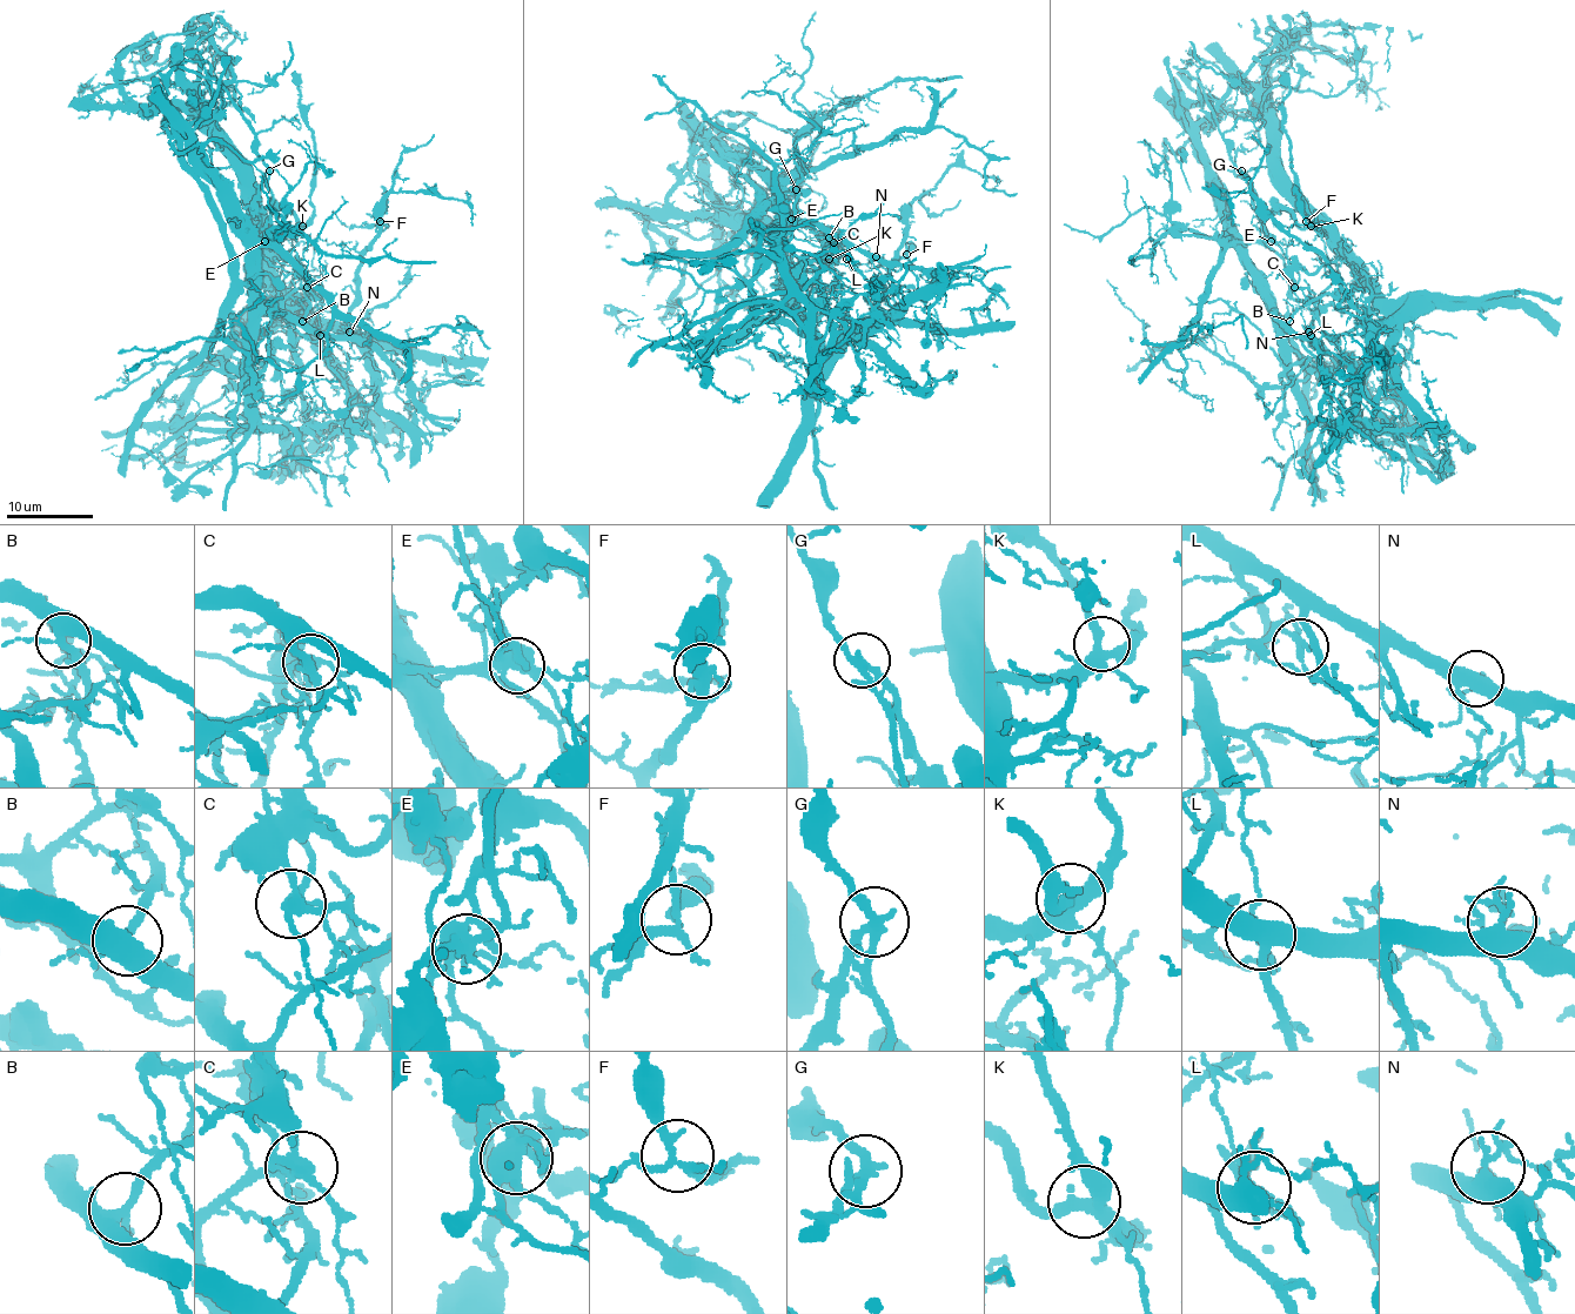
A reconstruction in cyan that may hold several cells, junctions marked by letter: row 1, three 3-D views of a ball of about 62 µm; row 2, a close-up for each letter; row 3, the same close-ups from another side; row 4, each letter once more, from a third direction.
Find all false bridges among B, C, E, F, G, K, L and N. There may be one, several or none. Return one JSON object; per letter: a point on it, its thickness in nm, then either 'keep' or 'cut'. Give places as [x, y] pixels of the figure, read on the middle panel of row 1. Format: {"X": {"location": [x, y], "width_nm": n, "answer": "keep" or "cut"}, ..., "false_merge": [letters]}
{"B": {"location": [829, 238], "width_nm": 400, "answer": "keep"}, "C": {"location": [833, 242], "width_nm": 260, "answer": "cut"}, "E": {"location": [791, 219], "width_nm": 440, "answer": "cut"}, "F": {"location": [906, 254], "width_nm": 240, "answer": "keep"}, "G": {"location": [796, 189], "width_nm": 240, "answer": "cut"}, "K": {"location": [829, 259], "width_nm": 380, "answer": "keep"}, "L": {"location": [846, 259], "width_nm": 170, "answer": "cut"}, "N": {"location": [876, 256], "width_nm": 360, "answer": "keep"}, "false_merge": ["C", "E", "G", "L"]}

